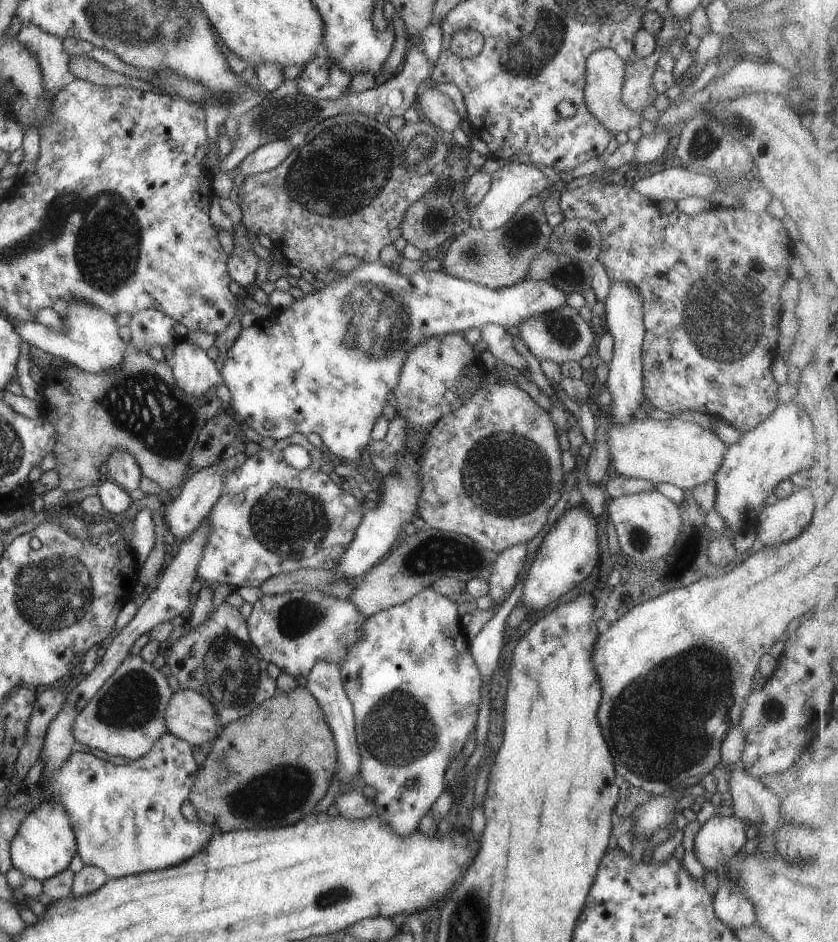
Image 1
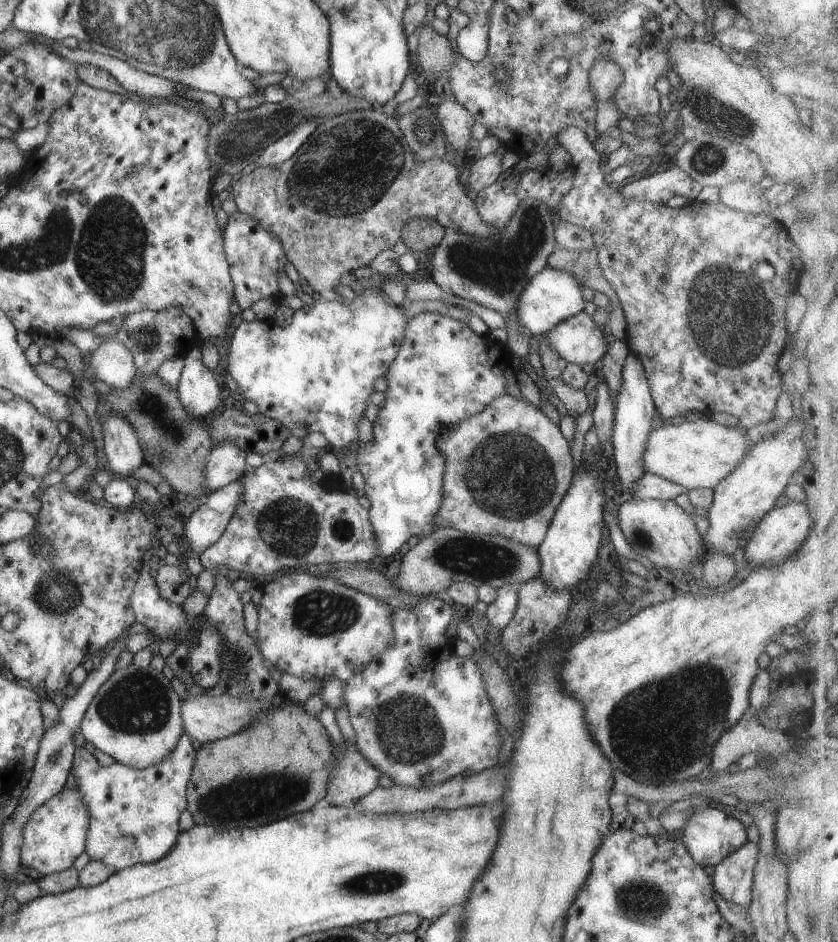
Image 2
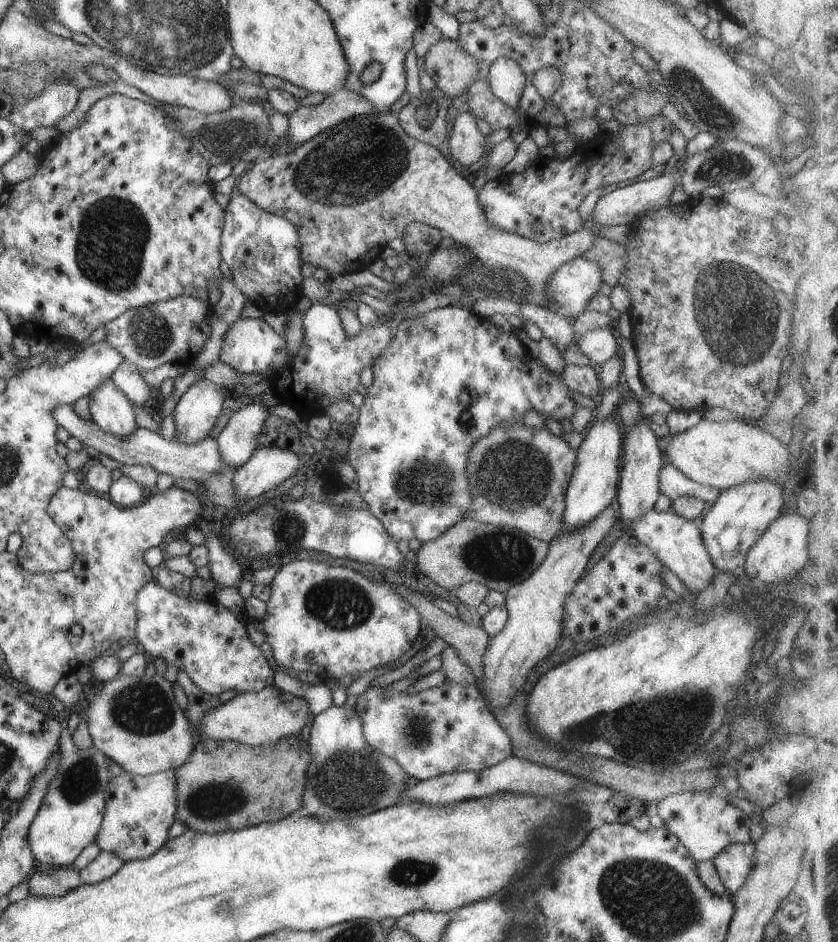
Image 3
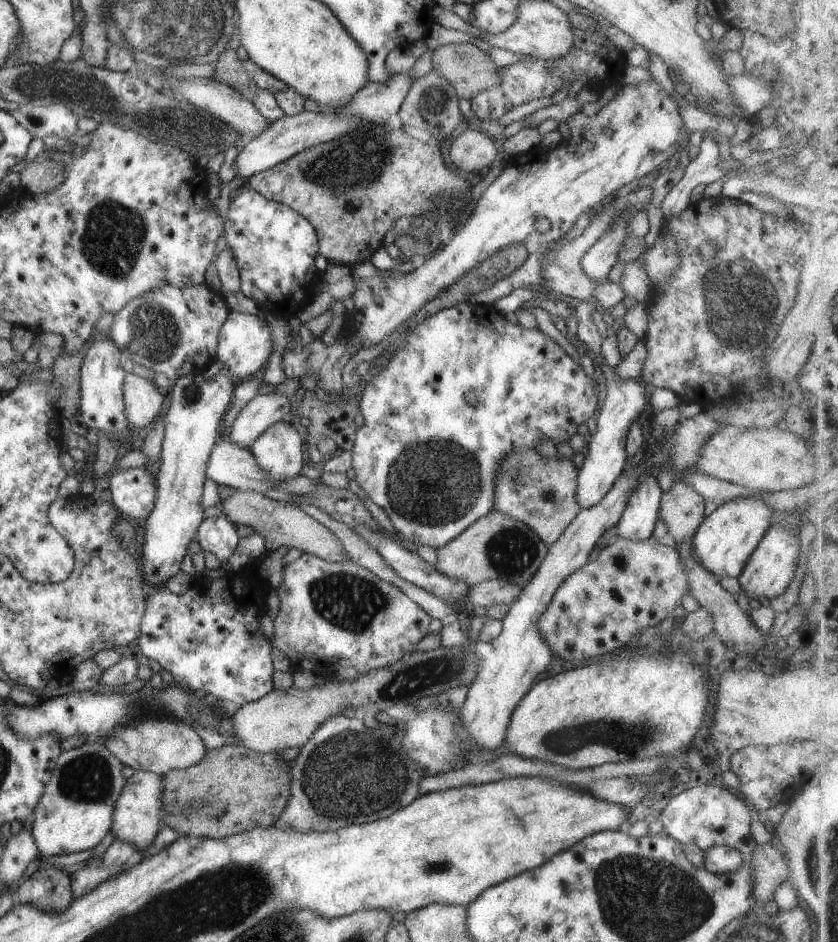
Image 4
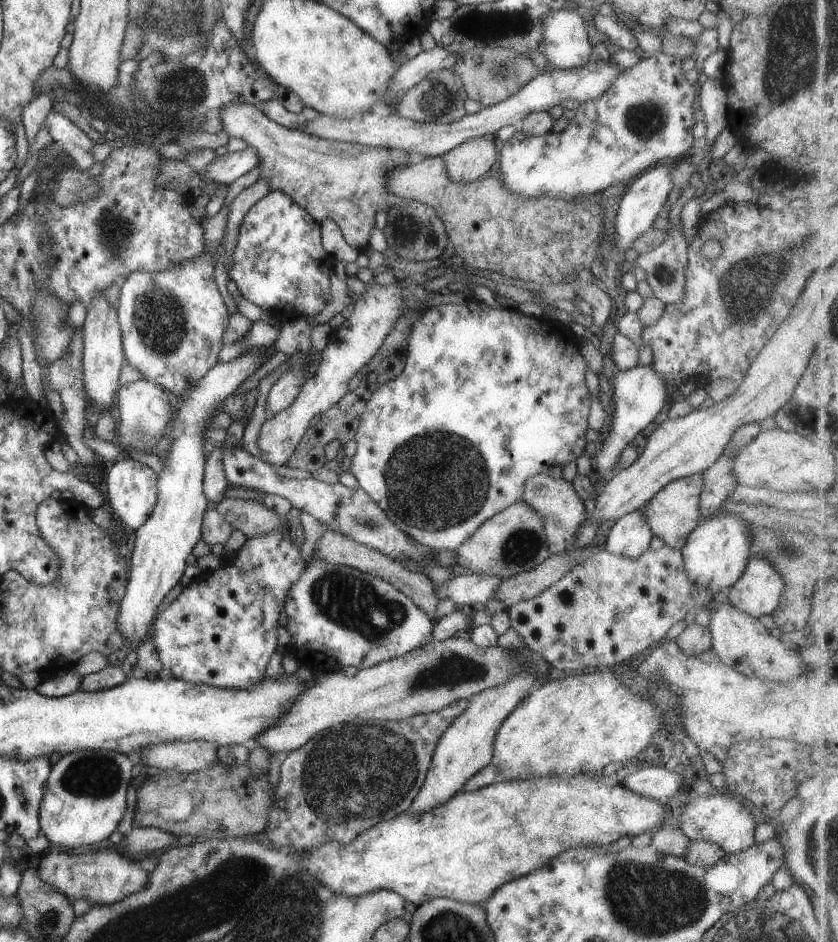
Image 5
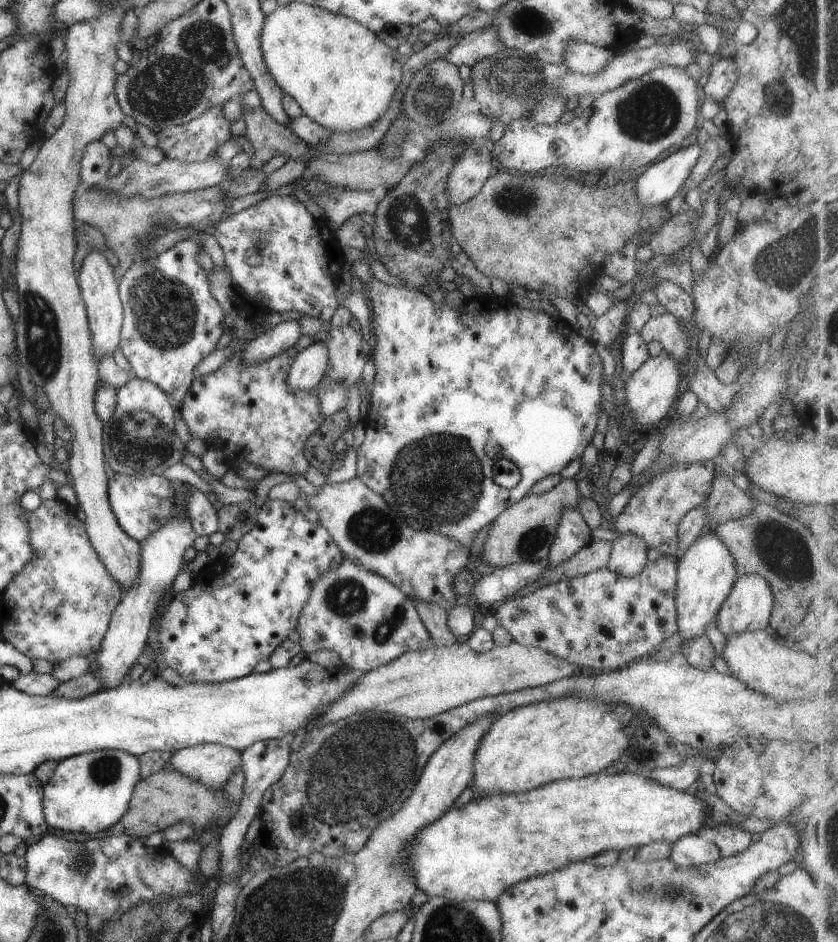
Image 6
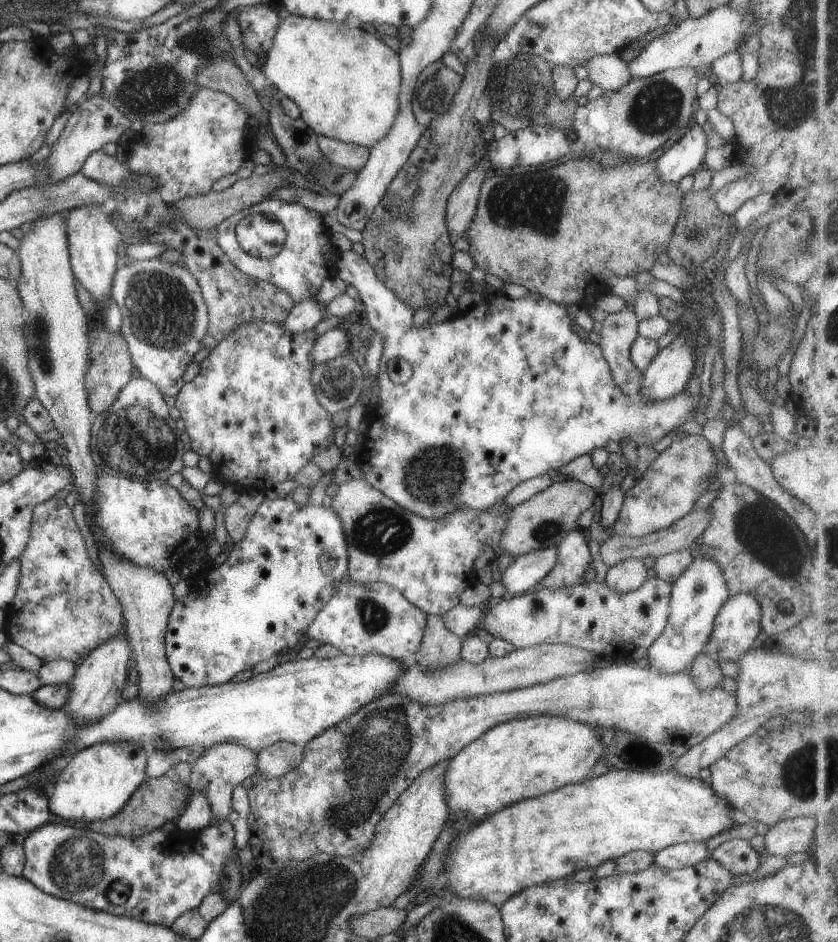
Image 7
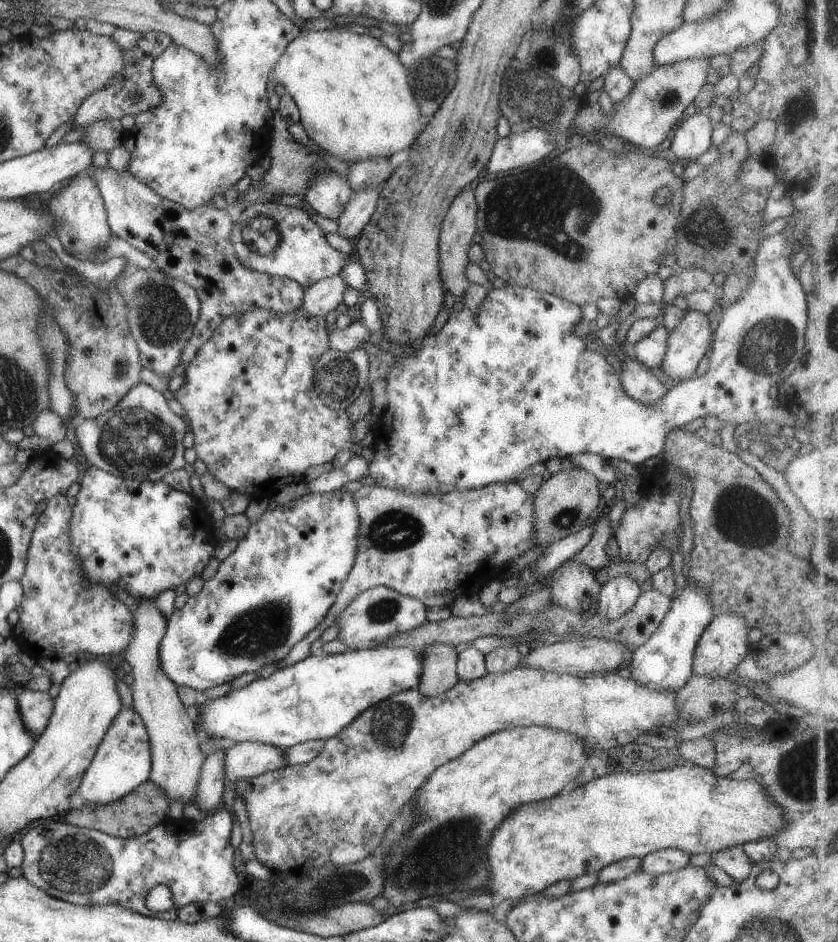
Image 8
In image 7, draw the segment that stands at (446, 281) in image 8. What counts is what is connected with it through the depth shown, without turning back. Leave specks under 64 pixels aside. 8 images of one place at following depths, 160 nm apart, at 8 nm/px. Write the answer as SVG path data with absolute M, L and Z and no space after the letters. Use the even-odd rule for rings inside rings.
M487 163L477 164L459 181L448 196L444 212L448 234L460 234L469 228L474 217L480 184L485 178ZM483 166L483 168L481 168Z

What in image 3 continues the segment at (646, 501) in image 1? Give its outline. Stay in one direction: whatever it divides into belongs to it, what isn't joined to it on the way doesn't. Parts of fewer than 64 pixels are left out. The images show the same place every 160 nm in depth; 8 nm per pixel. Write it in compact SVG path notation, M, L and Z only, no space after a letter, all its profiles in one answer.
M651 508L631 523L628 533L651 550L662 566L683 582L688 593L699 594L704 591L717 572L703 546L700 528L695 520L684 519L671 510L657 513Z

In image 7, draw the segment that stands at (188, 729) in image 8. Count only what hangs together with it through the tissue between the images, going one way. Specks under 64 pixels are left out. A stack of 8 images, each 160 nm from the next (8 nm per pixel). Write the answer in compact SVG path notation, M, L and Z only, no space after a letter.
M98 541L96 545L103 575L122 608L122 633L130 646L130 656L133 657L138 672L136 696L145 703L156 703L163 695L172 691L171 682L174 679L164 651L168 614L176 600L173 587L161 573L119 559Z

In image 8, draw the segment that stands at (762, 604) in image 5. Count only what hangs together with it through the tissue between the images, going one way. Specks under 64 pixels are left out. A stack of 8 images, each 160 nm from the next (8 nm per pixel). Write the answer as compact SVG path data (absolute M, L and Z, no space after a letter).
M727 613L713 617L695 645L691 672L700 677L725 679L725 675L733 671L741 659L745 659L748 647L746 634L750 629L746 622L742 617Z

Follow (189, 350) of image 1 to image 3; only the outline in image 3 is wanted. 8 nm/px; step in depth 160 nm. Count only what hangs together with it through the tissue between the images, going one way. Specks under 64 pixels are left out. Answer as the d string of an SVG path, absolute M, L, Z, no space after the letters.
M211 377L194 380L174 406L176 442L194 445L207 438L227 394L211 382Z

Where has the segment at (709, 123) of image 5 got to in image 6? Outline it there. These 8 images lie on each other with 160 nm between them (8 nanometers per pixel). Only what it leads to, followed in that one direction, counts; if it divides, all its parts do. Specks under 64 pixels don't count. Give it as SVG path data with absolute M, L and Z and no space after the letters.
M720 57L710 66L707 82L700 92L719 104L729 94L737 75L734 60L731 57Z

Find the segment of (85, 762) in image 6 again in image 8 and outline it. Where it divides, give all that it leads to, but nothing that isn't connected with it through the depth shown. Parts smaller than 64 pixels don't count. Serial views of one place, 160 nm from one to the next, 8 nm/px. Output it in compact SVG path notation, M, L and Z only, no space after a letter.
M132 708L121 709L107 727L97 745L90 765L81 777L80 785L71 796L72 807L89 803L102 805L121 798L137 785L148 780L150 771L150 746L145 725Z

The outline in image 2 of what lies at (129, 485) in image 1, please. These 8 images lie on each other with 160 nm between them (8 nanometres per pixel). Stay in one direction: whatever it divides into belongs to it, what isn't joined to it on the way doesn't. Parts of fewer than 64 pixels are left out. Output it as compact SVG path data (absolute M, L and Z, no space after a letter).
M115 411L104 414L99 422L104 433L103 452L107 460L105 469L117 473L118 476L131 476L131 472L143 464L143 452L133 427Z

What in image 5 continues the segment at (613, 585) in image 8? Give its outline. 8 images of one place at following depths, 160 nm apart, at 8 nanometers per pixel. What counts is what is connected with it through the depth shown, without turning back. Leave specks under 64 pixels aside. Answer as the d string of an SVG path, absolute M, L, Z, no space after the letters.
M637 509L620 516L611 526L604 550L614 555L636 559L651 542L651 531Z

